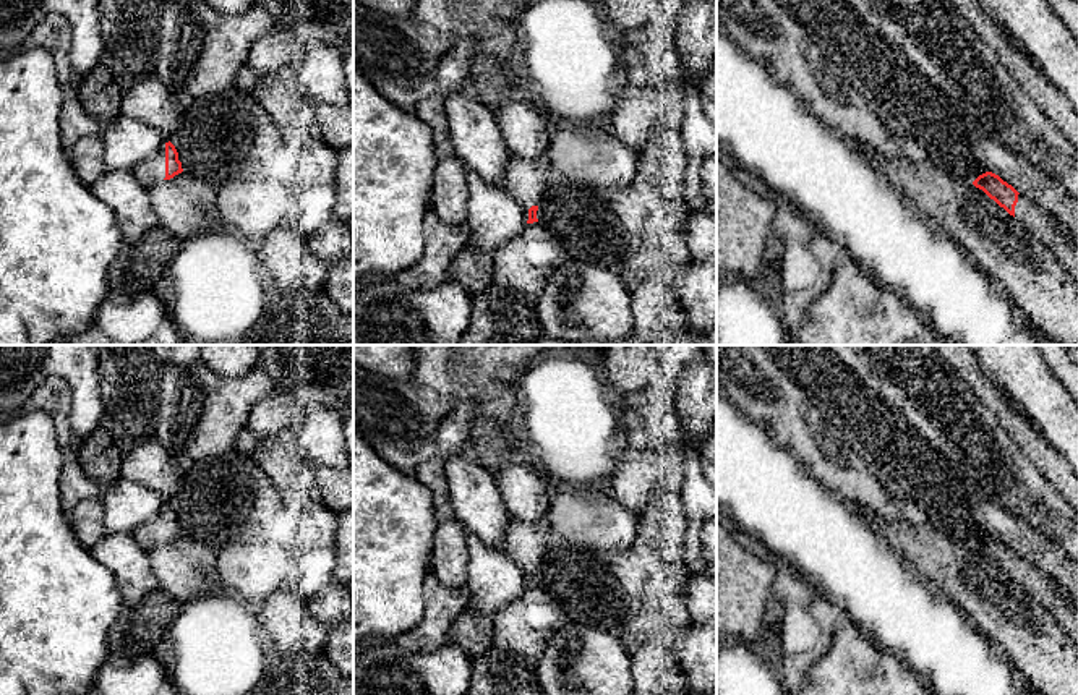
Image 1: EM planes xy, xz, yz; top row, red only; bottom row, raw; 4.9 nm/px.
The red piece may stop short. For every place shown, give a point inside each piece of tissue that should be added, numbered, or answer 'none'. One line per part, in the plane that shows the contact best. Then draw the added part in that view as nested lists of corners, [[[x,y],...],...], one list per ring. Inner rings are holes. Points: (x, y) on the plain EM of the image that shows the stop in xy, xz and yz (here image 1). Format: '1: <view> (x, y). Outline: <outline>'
1: xy (153, 532). Outline: [[[165,501],[162,507],[159,509],[157,515],[143,525],[136,531],[133,531],[133,536],[141,544],[144,551],[151,551],[156,544],[160,544],[165,541],[165,507],[170,502]]]
2: yz (1044, 590). Outline: [[[1018,557],[1015,582],[1041,603],[1078,646],[1078,603],[1050,577]]]

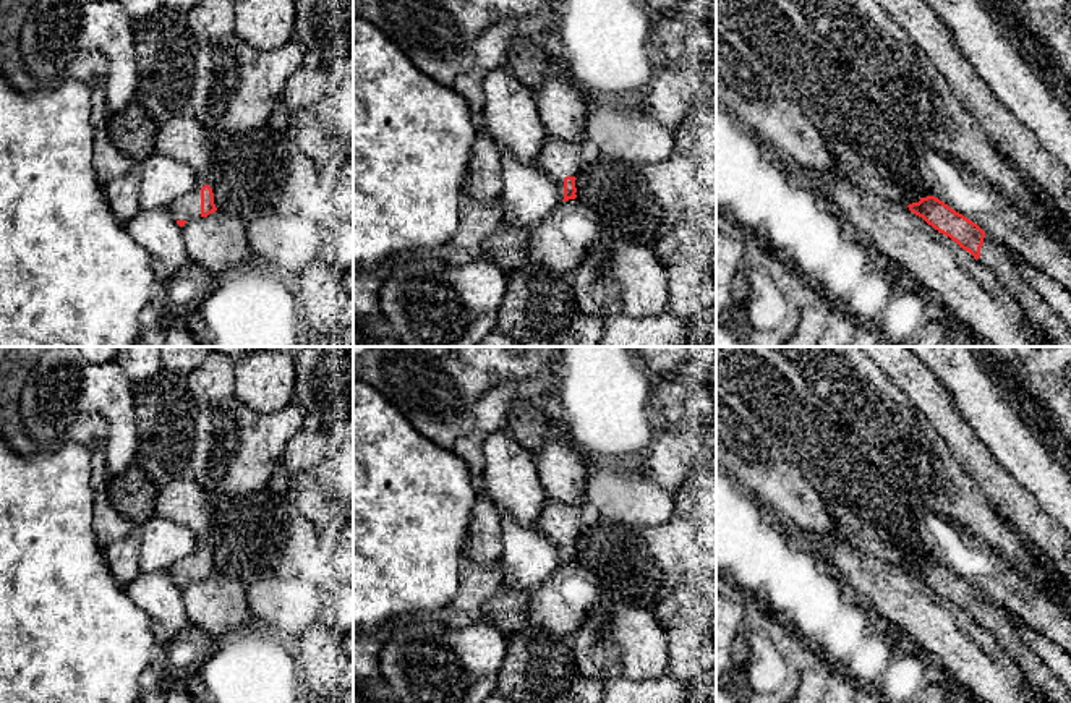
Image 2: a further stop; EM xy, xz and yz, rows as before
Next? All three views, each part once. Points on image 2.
1: xy (187, 570). Outline: [[[199,538],[193,552],[169,570],[169,575],[175,583],[188,585],[201,580],[201,551],[204,547],[207,547],[207,544],[204,538]]]
2: yz (995, 619). Outline: [[[985,598],[977,624],[990,632],[1018,663],[1030,687],[1039,690],[1050,703],[1071,703],[1069,688],[1019,640],[1013,619],[1005,607]]]

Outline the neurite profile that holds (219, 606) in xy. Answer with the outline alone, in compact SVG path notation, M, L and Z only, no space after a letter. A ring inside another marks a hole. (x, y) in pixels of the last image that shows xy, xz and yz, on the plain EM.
M224 573L188 583L183 604L193 625L217 643L254 622L245 583Z

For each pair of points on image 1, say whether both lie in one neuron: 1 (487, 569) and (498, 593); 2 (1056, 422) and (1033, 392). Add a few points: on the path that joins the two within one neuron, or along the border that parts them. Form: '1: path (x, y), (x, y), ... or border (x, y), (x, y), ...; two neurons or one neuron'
1: path (493, 575), (493, 587); one neuron
2: path (1056, 415), (1039, 399); one neuron

